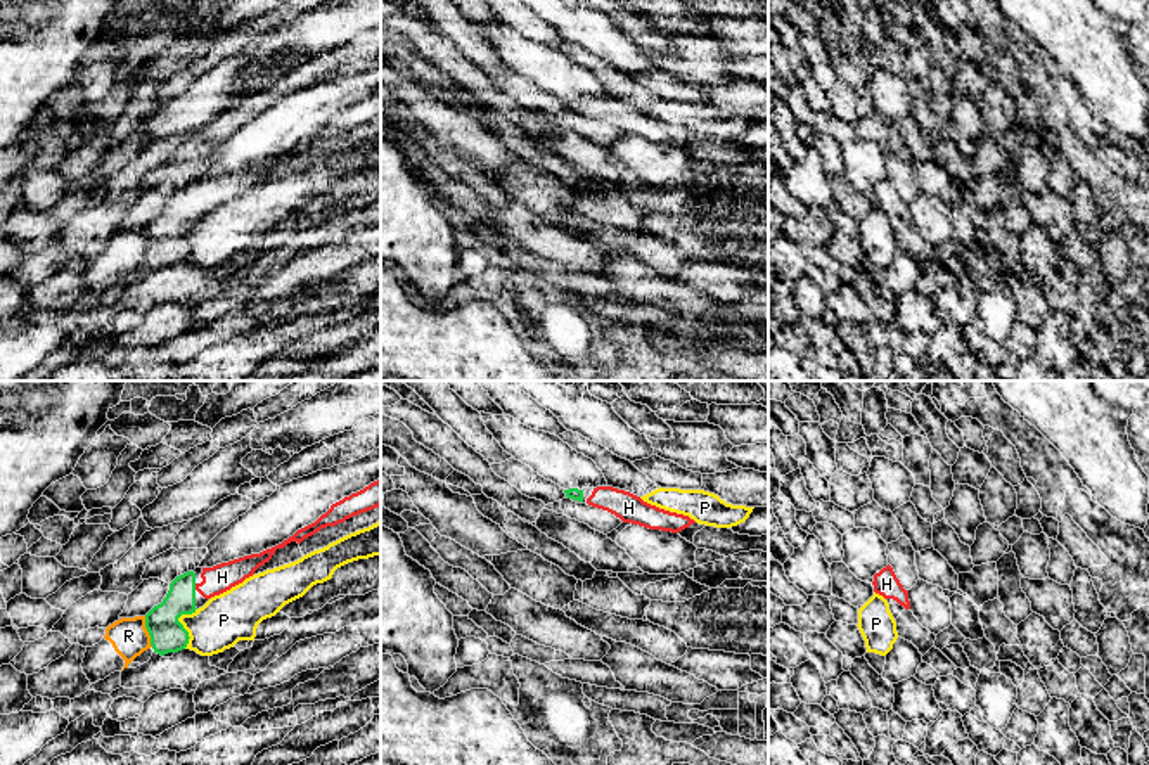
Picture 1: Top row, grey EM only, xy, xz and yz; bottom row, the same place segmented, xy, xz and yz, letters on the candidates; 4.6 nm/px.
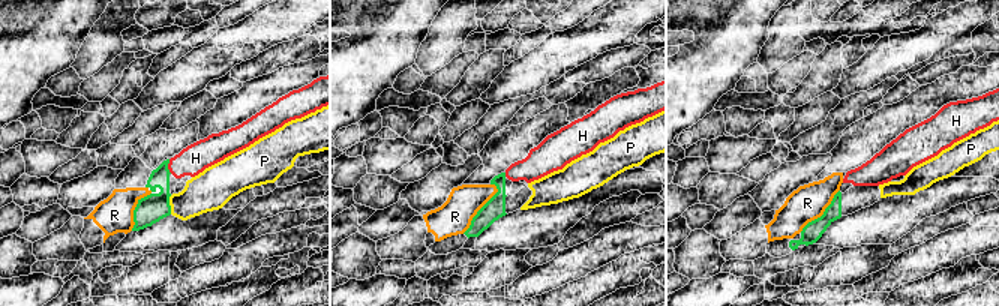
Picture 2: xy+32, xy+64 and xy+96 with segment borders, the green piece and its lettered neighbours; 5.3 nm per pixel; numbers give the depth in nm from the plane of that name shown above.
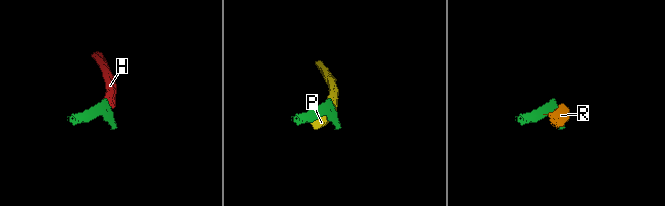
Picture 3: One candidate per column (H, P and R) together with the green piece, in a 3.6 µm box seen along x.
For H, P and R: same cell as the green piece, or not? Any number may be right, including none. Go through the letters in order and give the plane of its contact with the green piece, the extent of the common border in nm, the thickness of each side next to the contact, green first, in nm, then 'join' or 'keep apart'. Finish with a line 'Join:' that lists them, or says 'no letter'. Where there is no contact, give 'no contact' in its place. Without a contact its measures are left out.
H: xy | 30 nm | 160/130 nm | join
P: xy | 200 nm | 160/240 nm | keep apart
R: xy | 150 nm | 160/180 nm | keep apart
Join: H

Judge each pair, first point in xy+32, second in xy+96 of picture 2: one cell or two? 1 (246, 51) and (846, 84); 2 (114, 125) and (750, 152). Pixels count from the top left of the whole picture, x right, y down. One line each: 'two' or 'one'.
1: one
2: two

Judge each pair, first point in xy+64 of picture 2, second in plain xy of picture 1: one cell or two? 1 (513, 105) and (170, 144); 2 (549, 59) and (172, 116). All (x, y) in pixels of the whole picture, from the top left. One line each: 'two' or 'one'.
1: one
2: one

